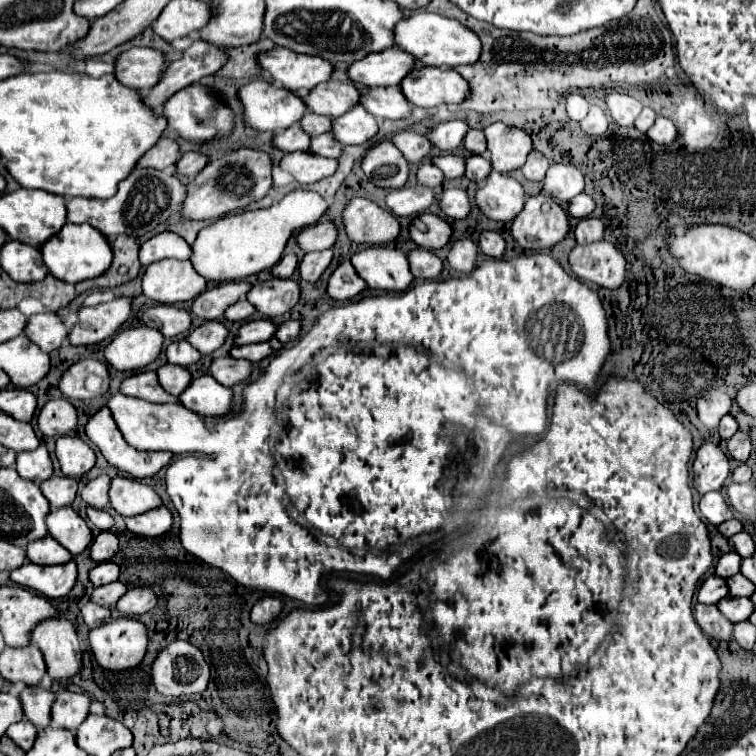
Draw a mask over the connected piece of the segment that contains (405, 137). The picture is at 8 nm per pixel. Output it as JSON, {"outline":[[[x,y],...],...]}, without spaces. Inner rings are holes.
{"outline":[[[409,129],[395,133],[391,141],[409,163],[421,163],[421,159],[427,157],[431,151],[431,143],[423,135],[417,135],[415,131]]]}

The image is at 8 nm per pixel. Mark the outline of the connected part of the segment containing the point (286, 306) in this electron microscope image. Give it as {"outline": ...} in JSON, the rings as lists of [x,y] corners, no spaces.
{"outline":[[[269,279],[263,285],[253,285],[247,293],[247,301],[261,315],[283,315],[299,301],[299,287],[291,279]]]}

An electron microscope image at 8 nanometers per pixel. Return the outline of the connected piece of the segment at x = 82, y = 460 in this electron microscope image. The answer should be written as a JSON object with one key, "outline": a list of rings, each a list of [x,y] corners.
{"outline":[[[61,437],[57,439],[55,457],[61,465],[63,475],[79,477],[85,475],[95,465],[93,449],[79,437]]]}

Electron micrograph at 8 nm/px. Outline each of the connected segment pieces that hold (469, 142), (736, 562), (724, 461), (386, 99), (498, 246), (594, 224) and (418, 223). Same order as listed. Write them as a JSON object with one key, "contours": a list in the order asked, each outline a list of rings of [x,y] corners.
{"contours":[[[[469,129],[465,139],[463,139],[463,147],[469,151],[469,153],[475,153],[475,155],[483,155],[485,153],[485,135],[483,131],[479,129]]],[[[729,551],[729,553],[725,553],[725,555],[717,561],[715,575],[727,579],[729,575],[737,575],[737,573],[739,573],[739,567],[741,567],[741,557],[739,557],[735,551]]],[[[703,443],[693,461],[693,487],[699,495],[719,491],[729,475],[729,459],[715,443]]],[[[397,87],[359,89],[359,105],[377,119],[405,119],[413,107]]],[[[483,231],[479,235],[479,247],[485,255],[489,255],[493,259],[499,259],[505,251],[505,241],[497,231]]],[[[593,217],[579,219],[579,223],[575,227],[575,239],[579,245],[601,241],[603,239],[603,223],[599,219],[593,219]]],[[[431,213],[417,215],[409,225],[411,239],[425,249],[443,249],[451,241],[451,233],[451,225],[443,217]]]]}

